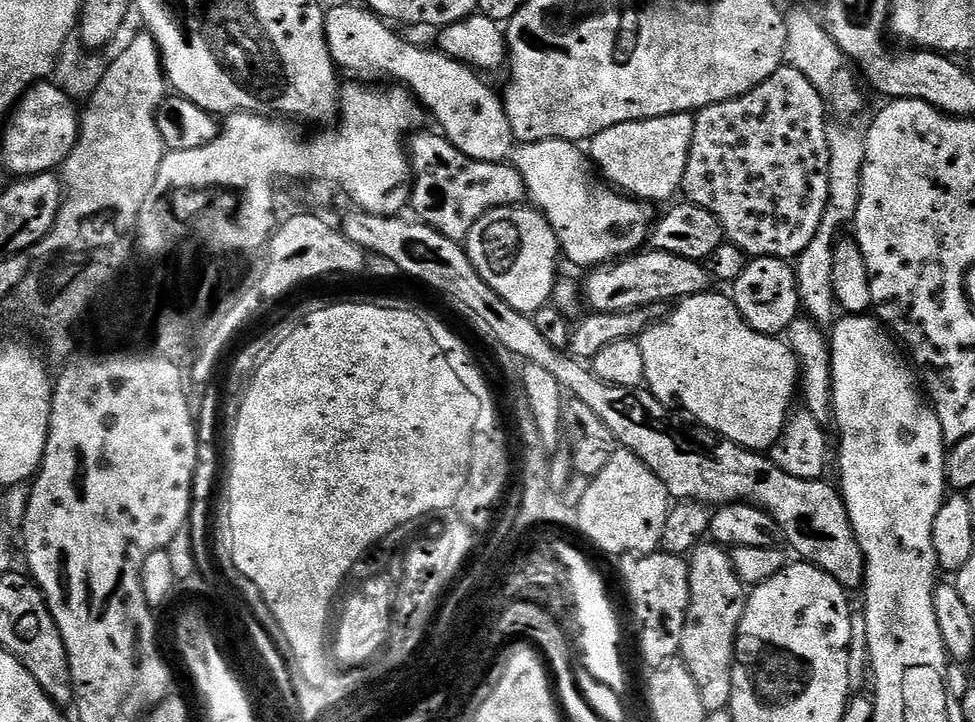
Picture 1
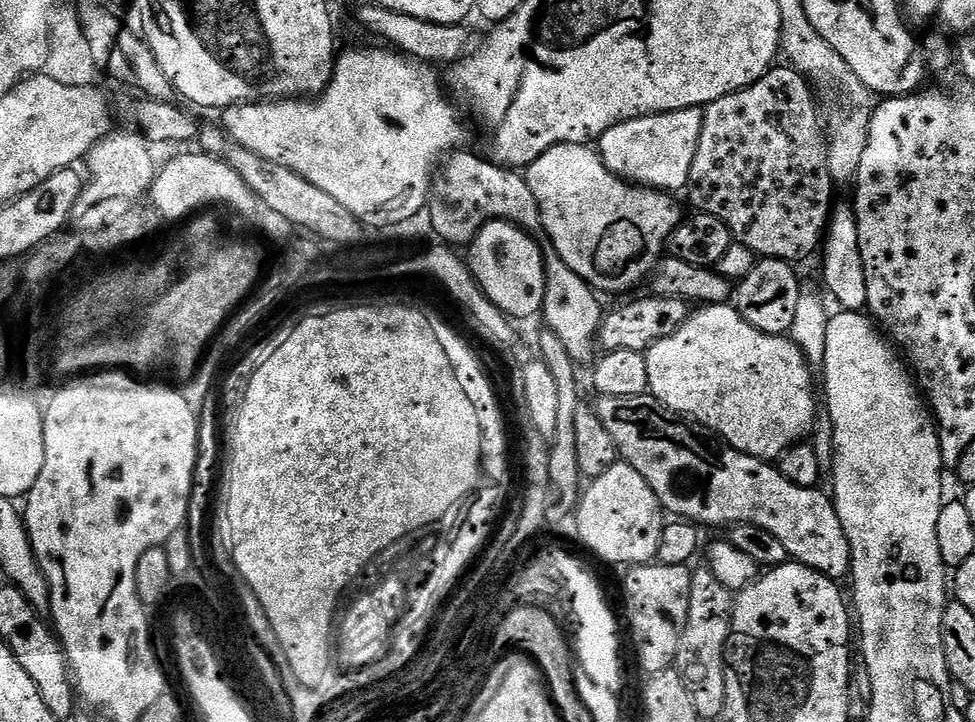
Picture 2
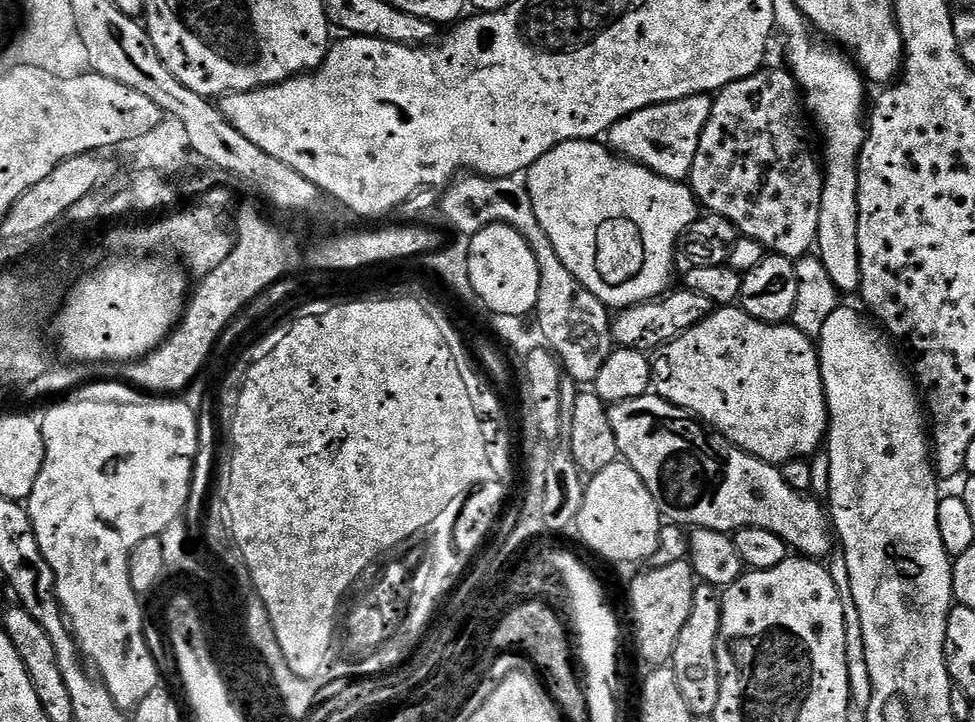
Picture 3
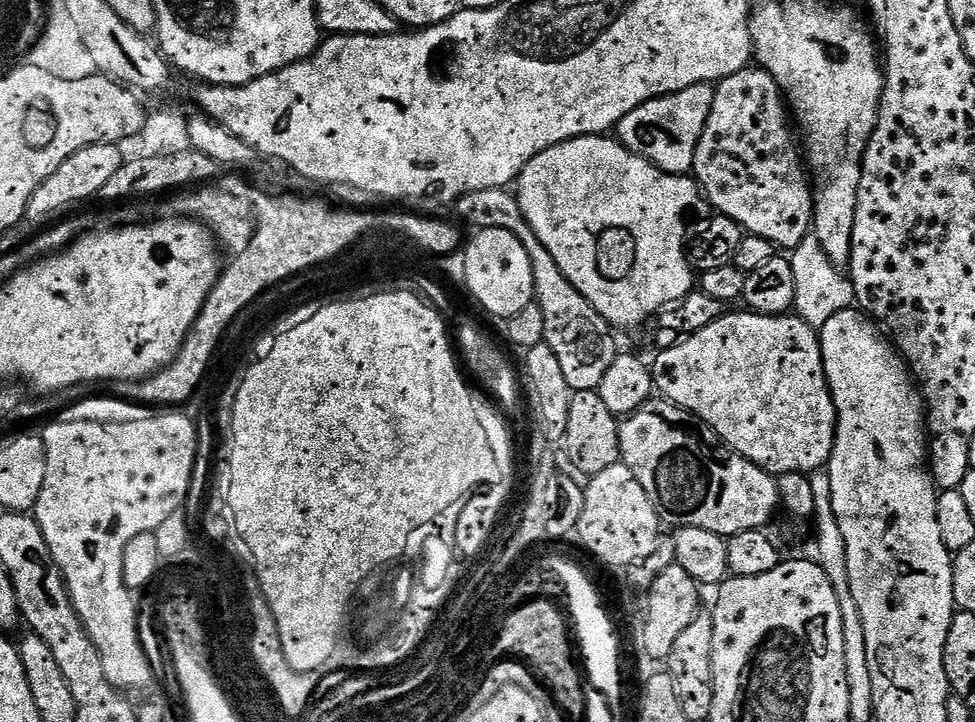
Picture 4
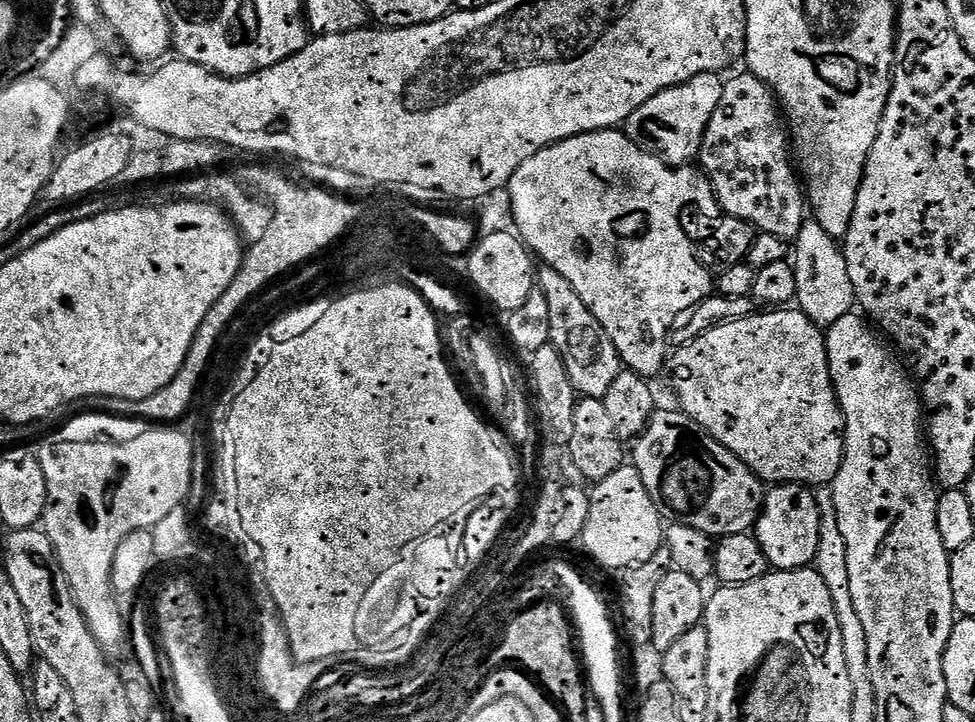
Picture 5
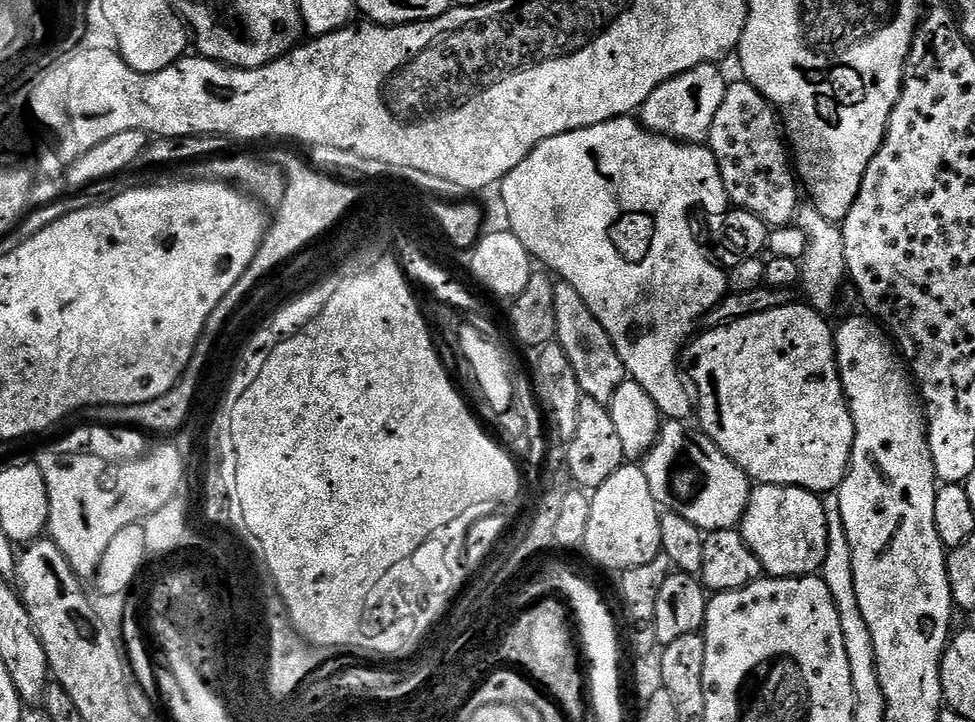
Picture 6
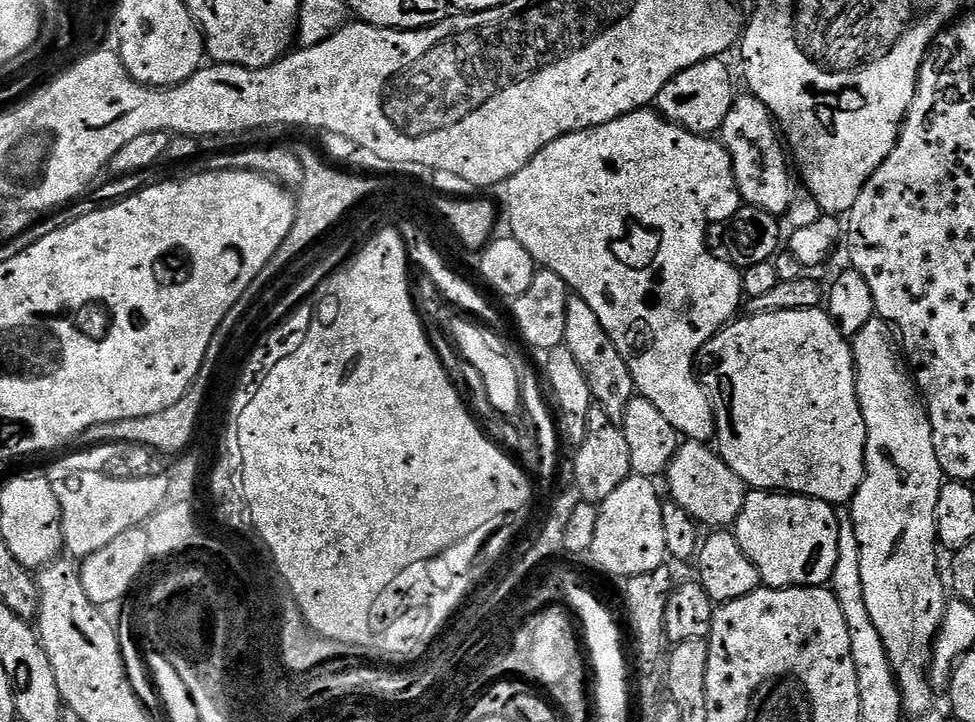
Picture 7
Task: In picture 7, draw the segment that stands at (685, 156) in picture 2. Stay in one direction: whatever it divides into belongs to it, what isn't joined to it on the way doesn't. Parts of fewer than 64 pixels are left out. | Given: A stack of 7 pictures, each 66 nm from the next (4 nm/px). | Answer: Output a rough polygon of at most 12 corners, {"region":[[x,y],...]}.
{"region":[[720,58],[670,78],[655,111],[688,132],[719,133],[734,99]]}

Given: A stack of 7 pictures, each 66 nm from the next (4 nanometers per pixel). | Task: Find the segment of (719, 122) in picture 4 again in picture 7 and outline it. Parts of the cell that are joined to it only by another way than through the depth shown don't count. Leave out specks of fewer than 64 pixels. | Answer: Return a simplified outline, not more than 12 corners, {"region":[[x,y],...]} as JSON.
{"region":[[737,95],[718,139],[747,207],[780,218],[794,176],[767,106]]}

